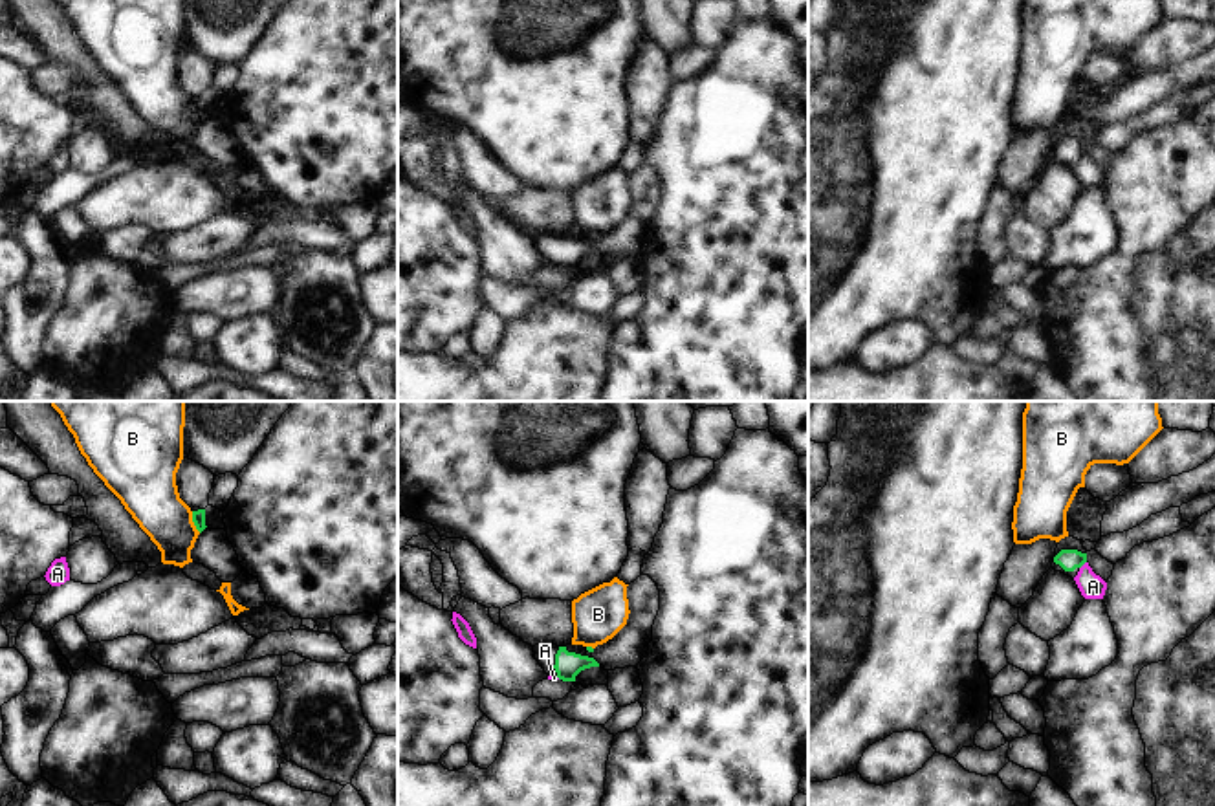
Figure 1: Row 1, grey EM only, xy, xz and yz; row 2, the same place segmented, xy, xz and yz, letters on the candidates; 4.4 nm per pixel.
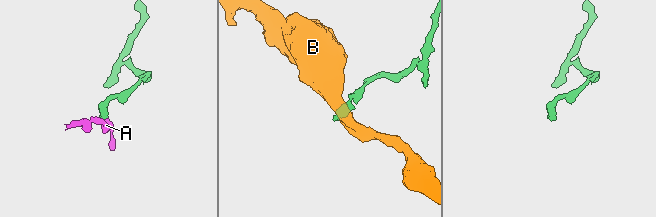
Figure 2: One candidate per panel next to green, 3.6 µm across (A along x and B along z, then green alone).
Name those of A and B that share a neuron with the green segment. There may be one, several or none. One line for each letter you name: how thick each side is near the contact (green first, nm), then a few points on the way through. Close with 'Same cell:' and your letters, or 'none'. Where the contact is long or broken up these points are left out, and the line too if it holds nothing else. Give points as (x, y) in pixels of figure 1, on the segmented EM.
Same cell: none

